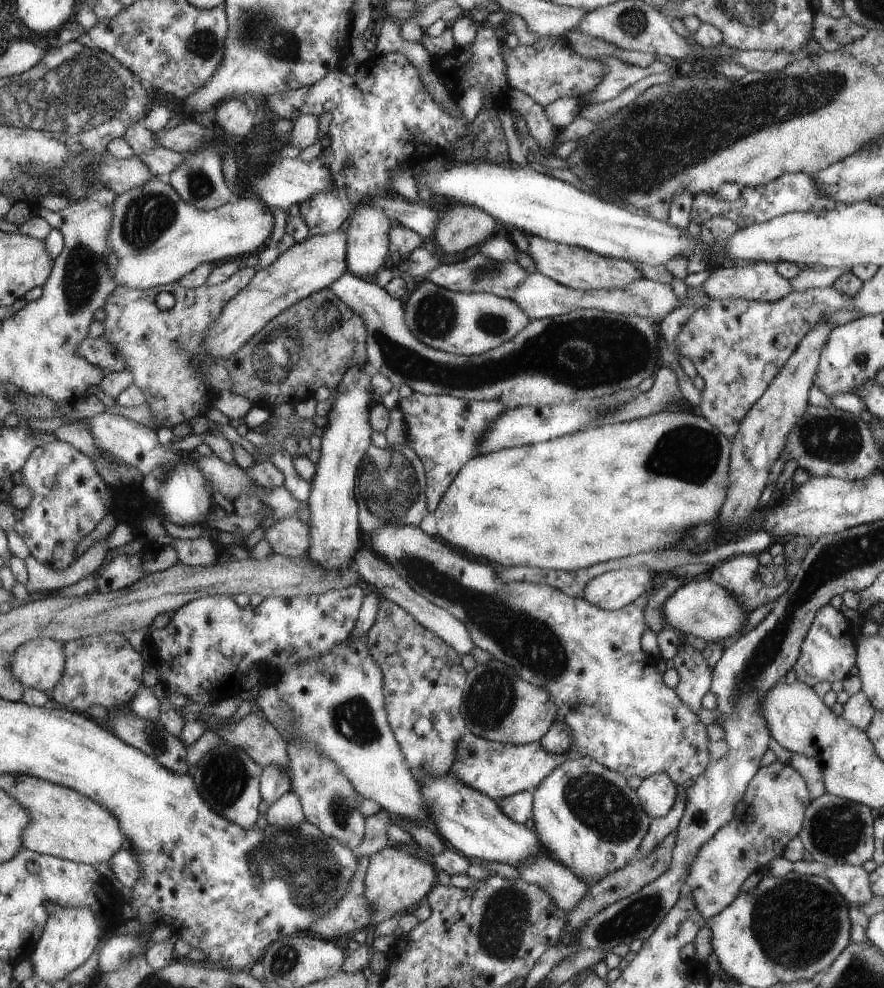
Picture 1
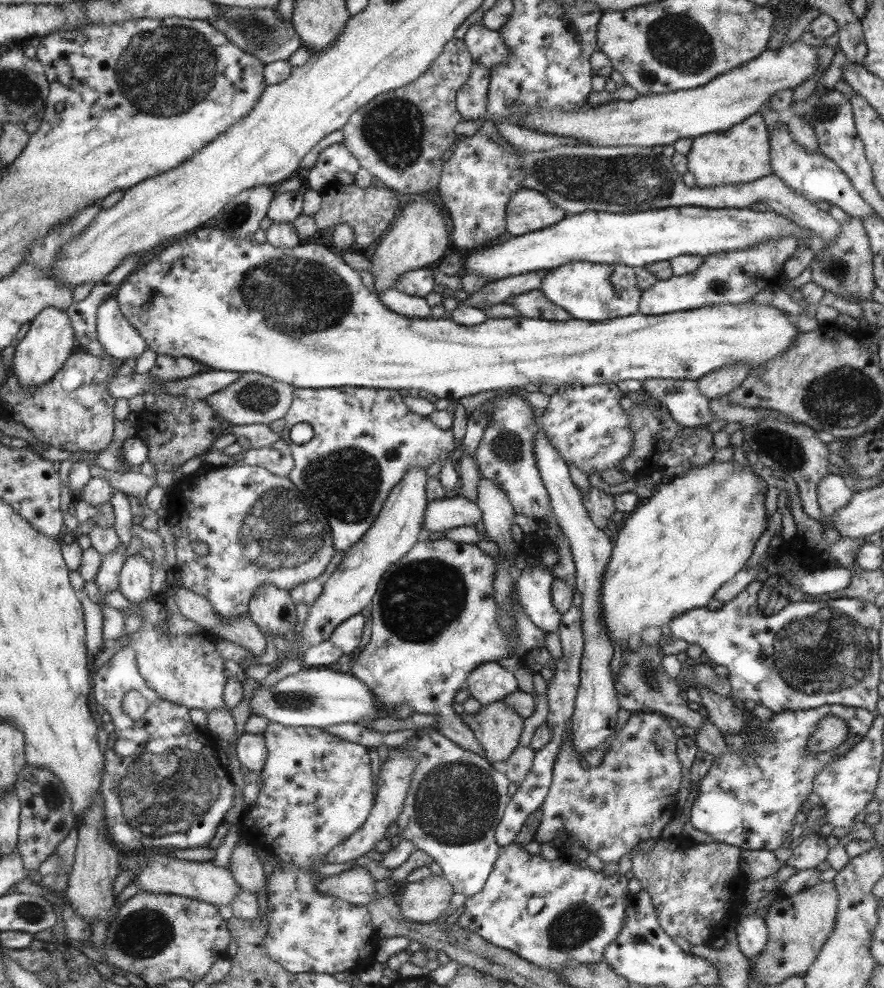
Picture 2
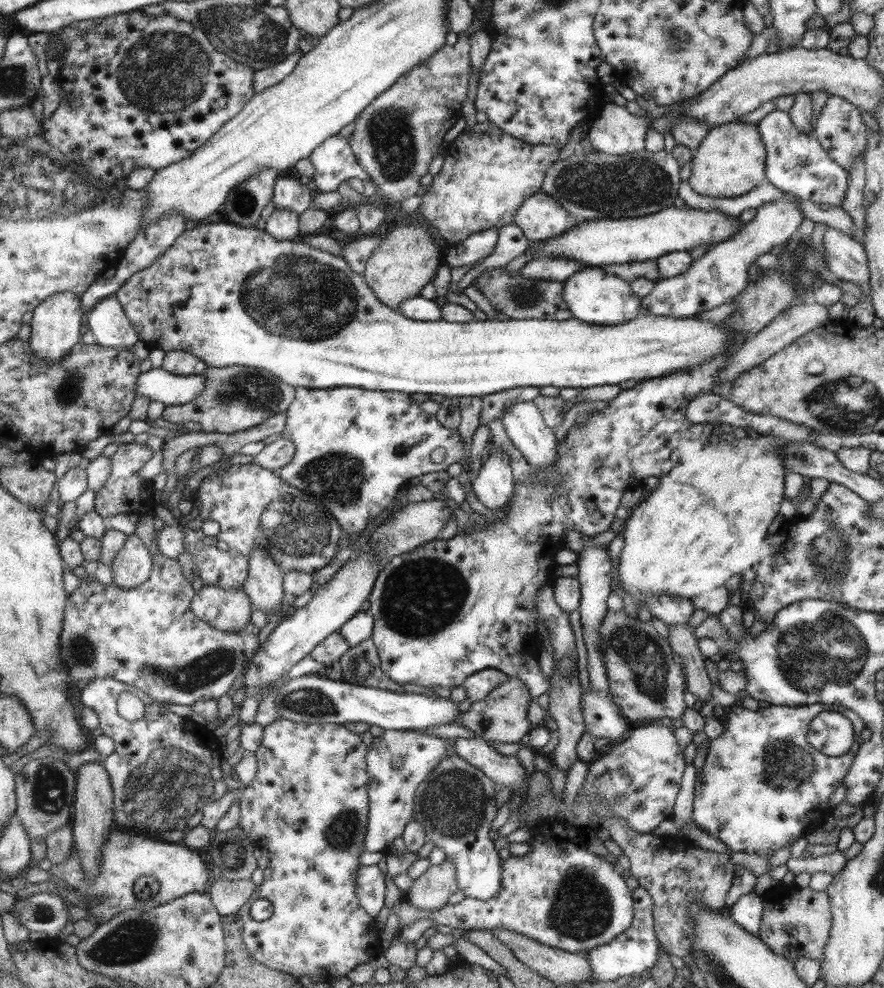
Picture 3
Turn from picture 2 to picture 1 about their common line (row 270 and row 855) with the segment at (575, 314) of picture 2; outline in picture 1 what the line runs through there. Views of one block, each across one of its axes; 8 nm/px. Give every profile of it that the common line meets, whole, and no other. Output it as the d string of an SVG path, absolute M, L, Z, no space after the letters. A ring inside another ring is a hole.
M589 756L571 758L557 766L533 792L533 826L535 834L547 852L547 856L559 864L563 864L575 878L581 878L587 884L597 884L605 876L623 870L639 848L643 836L649 830L651 818L641 808L637 792L627 788L627 778L619 772L613 772Z

